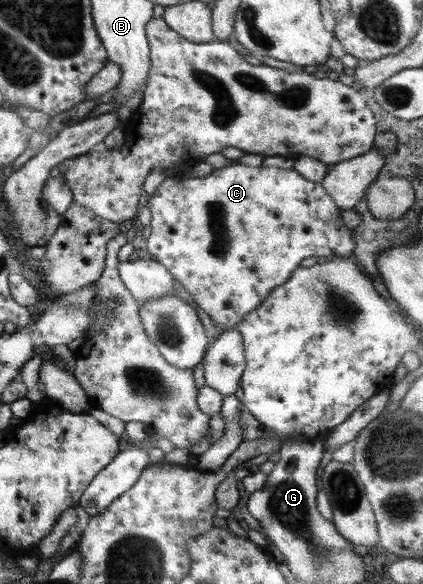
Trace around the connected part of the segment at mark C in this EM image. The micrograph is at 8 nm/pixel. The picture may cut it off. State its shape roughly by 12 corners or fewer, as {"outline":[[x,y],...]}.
{"outline":[[295,169],[167,177],[147,249],[221,330],[353,230]]}

